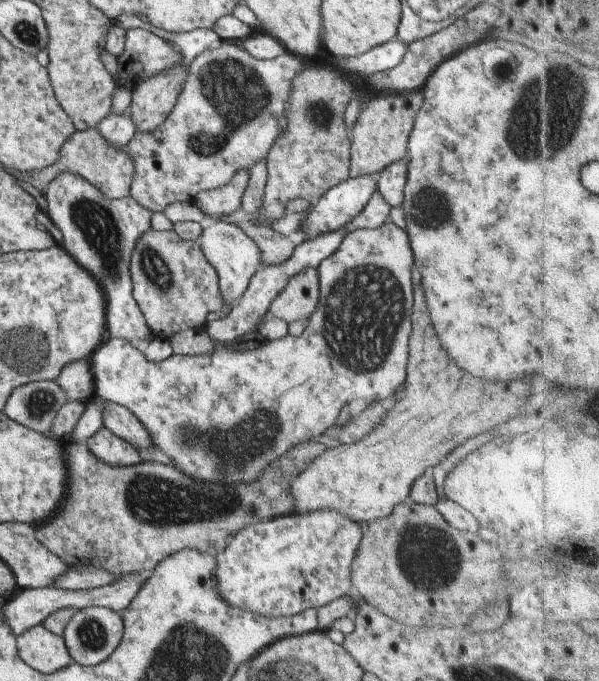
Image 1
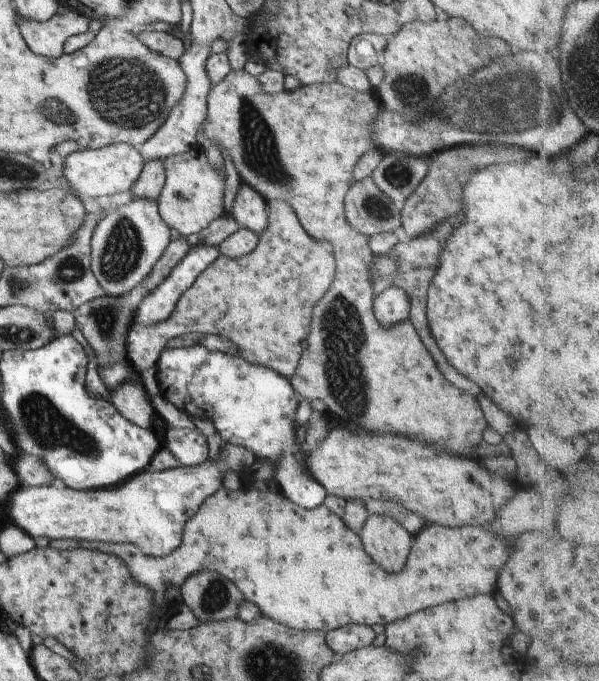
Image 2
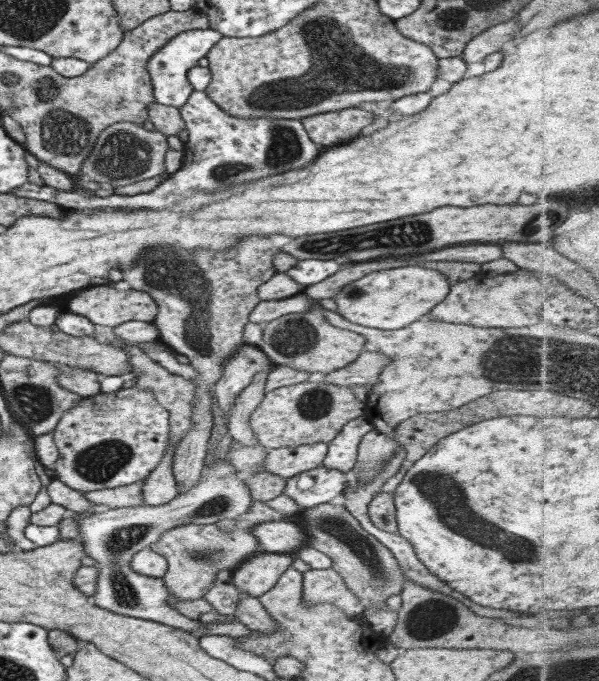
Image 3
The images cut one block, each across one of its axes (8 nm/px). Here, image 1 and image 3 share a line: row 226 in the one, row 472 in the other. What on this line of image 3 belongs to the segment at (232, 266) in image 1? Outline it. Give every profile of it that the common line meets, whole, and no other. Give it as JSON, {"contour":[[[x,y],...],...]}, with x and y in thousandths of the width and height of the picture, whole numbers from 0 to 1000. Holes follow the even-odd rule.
{"contour":[[[356,671],[341,698],[317,721],[295,725],[294,731],[277,740],[190,746],[137,759],[130,767],[132,790],[139,794],[145,816],[160,822],[159,890],[204,905],[274,915],[306,927],[322,928],[341,919],[337,910],[316,909],[280,888],[282,872],[272,849],[240,846],[219,836],[224,814],[267,793],[270,784],[284,775],[311,769],[359,769],[372,761],[391,762],[414,752],[422,736],[417,720],[407,714],[407,698],[386,680]]]}

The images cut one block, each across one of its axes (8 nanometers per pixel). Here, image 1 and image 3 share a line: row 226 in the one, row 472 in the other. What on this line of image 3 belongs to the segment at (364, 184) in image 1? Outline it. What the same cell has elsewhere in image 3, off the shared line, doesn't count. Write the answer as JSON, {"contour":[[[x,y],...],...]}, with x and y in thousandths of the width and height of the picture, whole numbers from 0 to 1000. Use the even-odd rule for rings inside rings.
{"contour":[[[538,683],[481,703],[471,727],[486,730],[504,747],[518,746],[574,727],[584,703],[583,696]]]}

